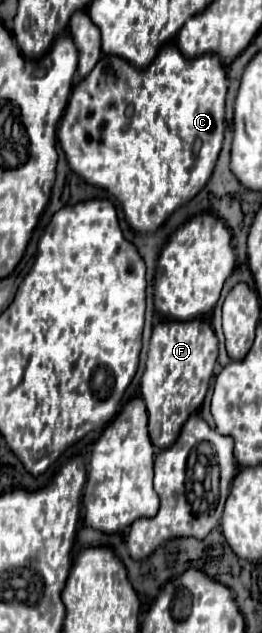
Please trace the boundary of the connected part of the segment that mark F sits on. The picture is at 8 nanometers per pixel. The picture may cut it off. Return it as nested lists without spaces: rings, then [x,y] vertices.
[[[168,321],[154,327],[140,391],[150,419],[150,441],[156,449],[168,449],[178,439],[188,417],[200,409],[214,375],[216,357],[218,339],[206,321]]]

